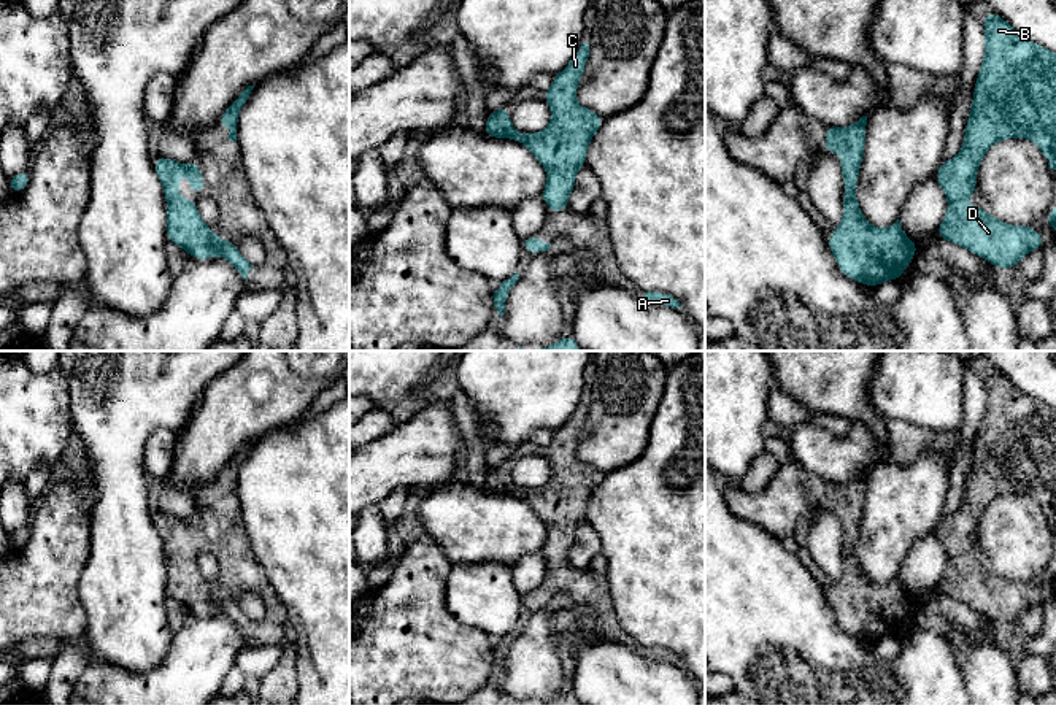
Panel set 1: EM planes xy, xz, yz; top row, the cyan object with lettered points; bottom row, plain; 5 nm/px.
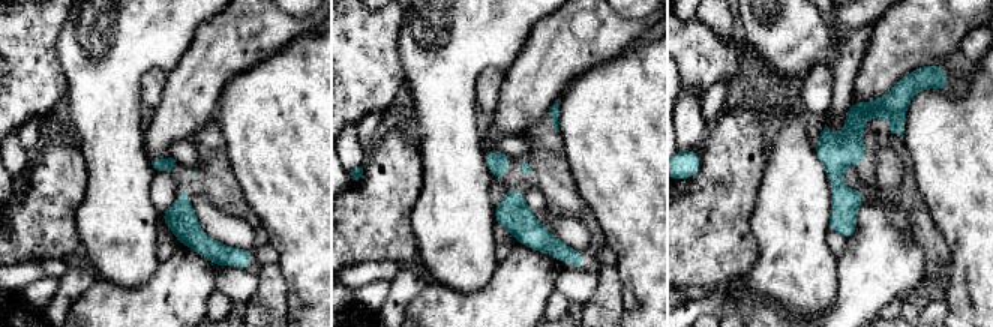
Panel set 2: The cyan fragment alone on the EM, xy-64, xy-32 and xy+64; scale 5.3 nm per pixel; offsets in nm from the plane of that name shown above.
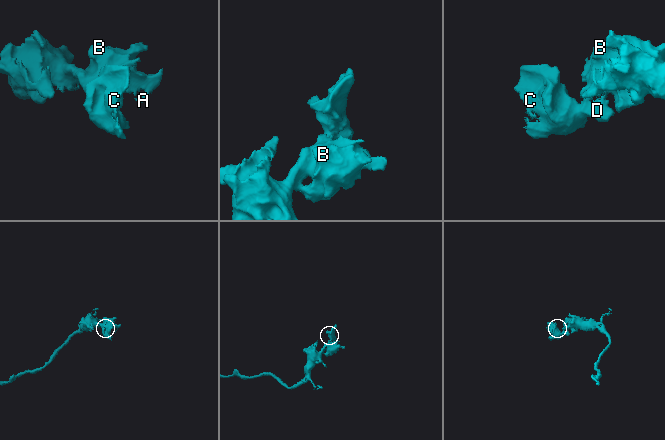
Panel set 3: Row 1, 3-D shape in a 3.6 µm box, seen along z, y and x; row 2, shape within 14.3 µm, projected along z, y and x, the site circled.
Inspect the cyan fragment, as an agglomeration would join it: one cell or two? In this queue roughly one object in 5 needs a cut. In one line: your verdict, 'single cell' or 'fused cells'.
single cell

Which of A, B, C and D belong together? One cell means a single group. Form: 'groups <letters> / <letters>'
groups A B C D

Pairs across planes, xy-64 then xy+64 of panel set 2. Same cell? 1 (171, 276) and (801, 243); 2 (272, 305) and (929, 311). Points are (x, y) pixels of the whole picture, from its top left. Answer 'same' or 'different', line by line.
1: different
2: same

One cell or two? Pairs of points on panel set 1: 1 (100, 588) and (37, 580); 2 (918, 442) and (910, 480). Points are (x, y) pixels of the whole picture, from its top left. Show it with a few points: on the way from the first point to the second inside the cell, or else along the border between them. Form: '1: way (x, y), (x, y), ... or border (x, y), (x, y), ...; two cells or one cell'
1: border (91, 550), (78, 583), (78, 600), (86, 621); two cells
2: border (878, 464), (939, 453), (950, 469); two cells

